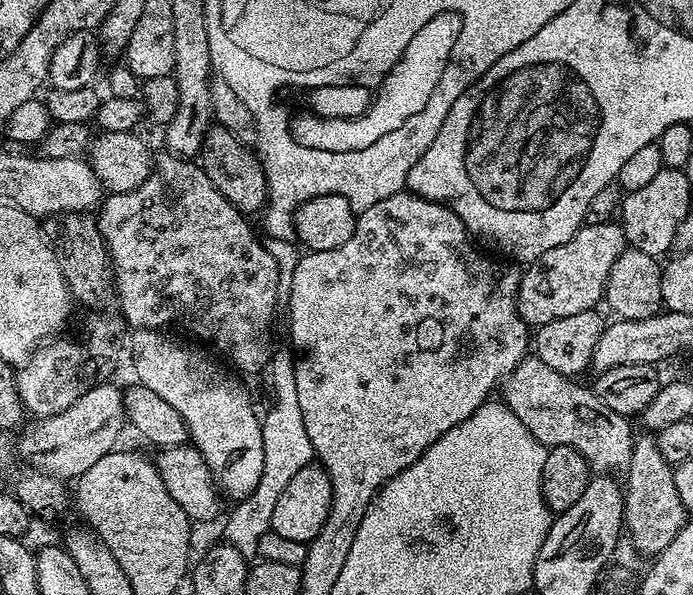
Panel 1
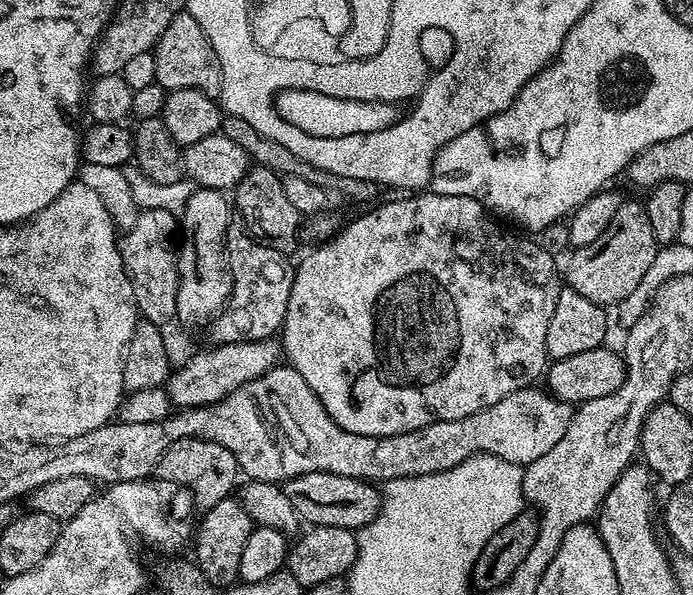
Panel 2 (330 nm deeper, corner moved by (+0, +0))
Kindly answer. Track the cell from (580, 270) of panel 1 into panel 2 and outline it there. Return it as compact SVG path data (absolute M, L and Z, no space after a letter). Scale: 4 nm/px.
M625 202L618 210L618 214L614 214L614 220L594 242L575 249L567 257L567 260L569 259L568 276L566 272L567 287L582 294L582 298L590 298L590 302L595 304L617 306L638 288L638 282L645 277L657 249L647 207L643 203Z

